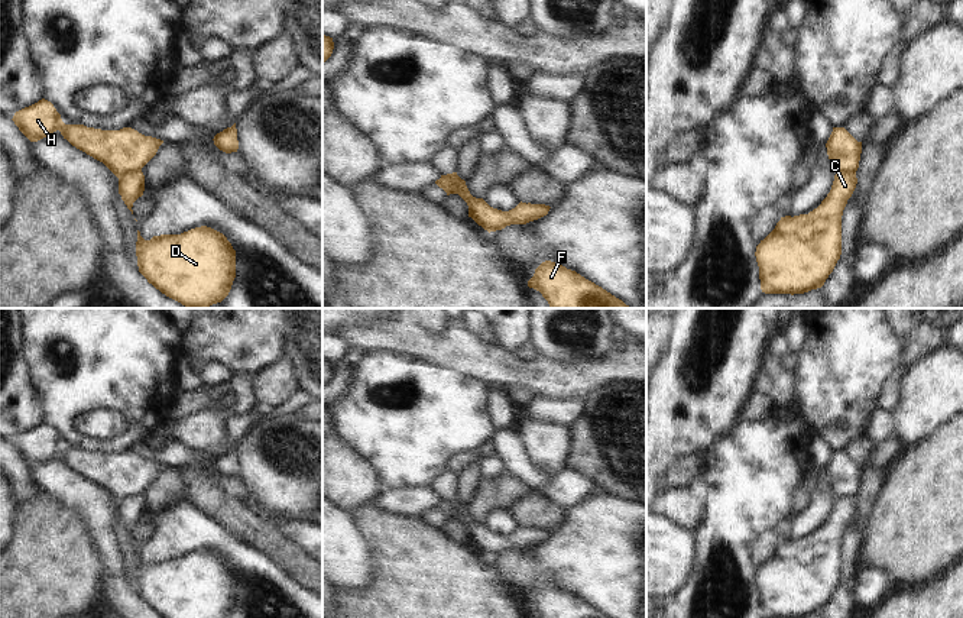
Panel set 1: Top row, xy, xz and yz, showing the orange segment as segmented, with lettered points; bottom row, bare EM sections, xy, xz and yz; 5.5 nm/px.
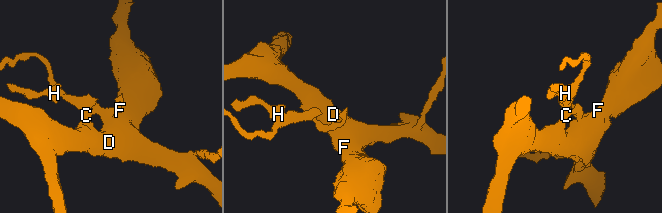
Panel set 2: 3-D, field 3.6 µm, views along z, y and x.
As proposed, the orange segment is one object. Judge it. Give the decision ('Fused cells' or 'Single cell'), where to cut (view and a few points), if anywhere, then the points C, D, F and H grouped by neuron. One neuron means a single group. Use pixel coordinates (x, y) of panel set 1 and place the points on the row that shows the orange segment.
Fused cells. Split along xy (140, 170), (129, 170), (119, 178). Groups: C D F / H

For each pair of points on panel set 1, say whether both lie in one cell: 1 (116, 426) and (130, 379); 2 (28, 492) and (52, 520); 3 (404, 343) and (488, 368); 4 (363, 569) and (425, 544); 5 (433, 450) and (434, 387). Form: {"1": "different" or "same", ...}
{"1": "different", "2": "different", "3": "same", "4": "different", "5": "same"}

